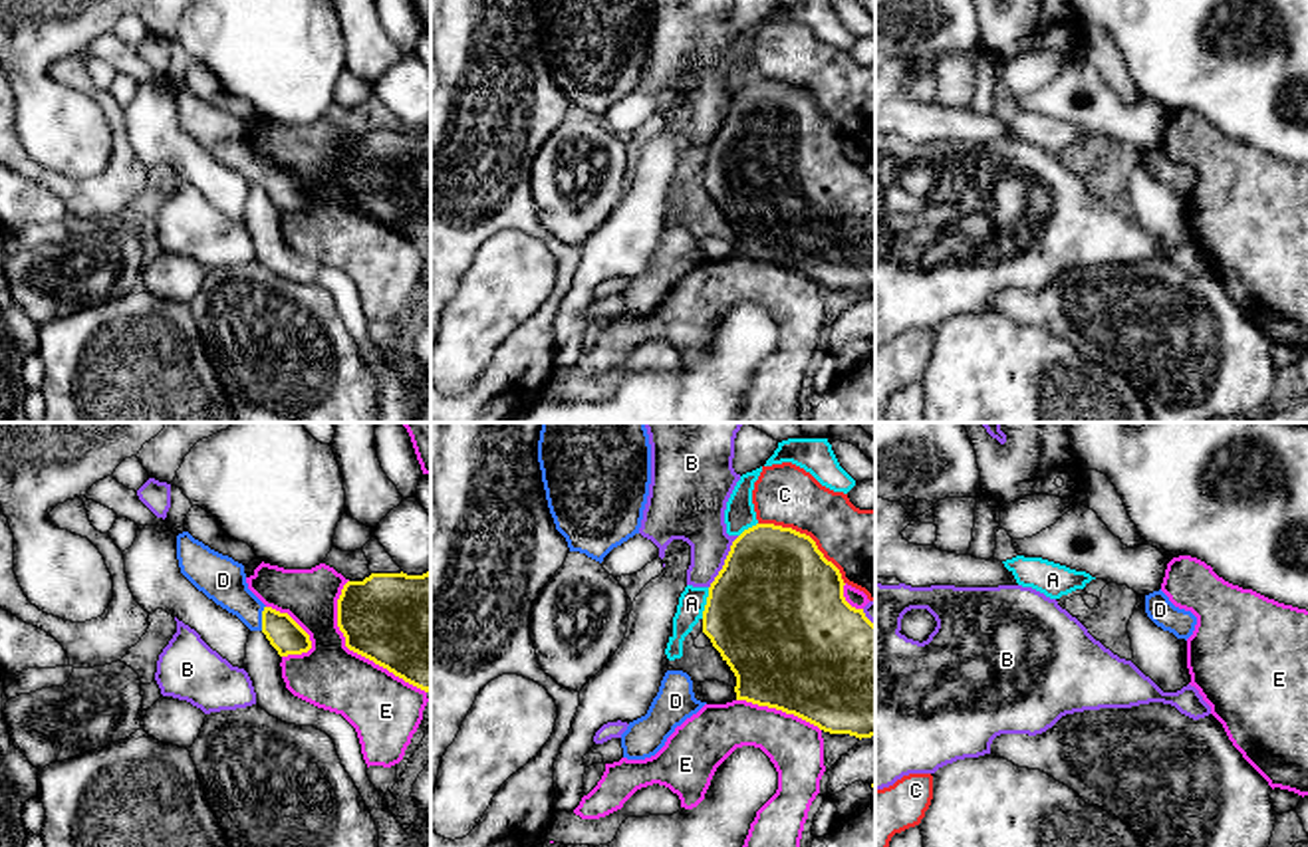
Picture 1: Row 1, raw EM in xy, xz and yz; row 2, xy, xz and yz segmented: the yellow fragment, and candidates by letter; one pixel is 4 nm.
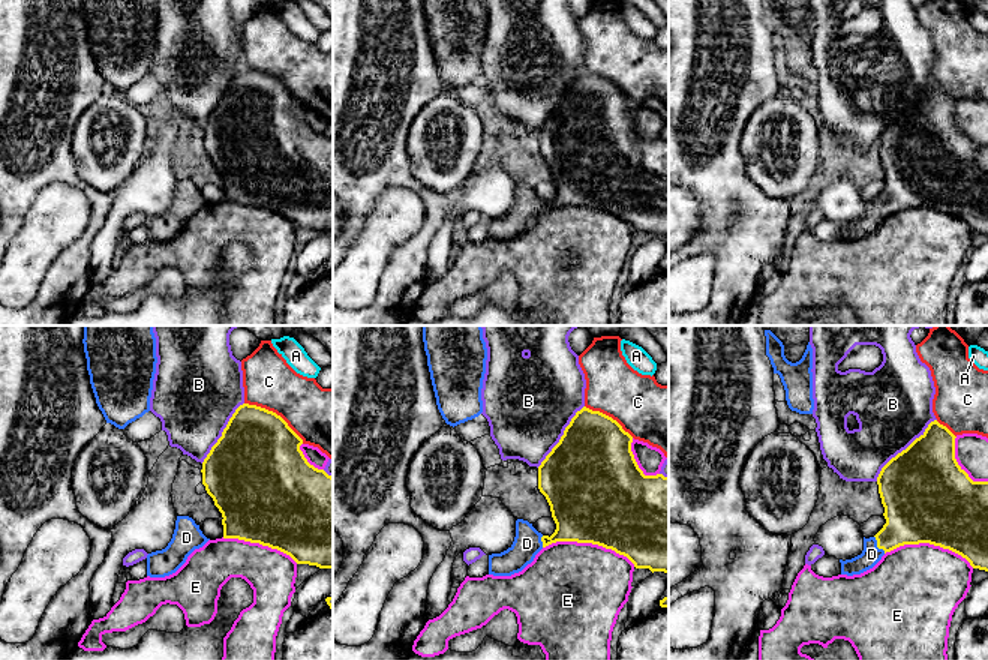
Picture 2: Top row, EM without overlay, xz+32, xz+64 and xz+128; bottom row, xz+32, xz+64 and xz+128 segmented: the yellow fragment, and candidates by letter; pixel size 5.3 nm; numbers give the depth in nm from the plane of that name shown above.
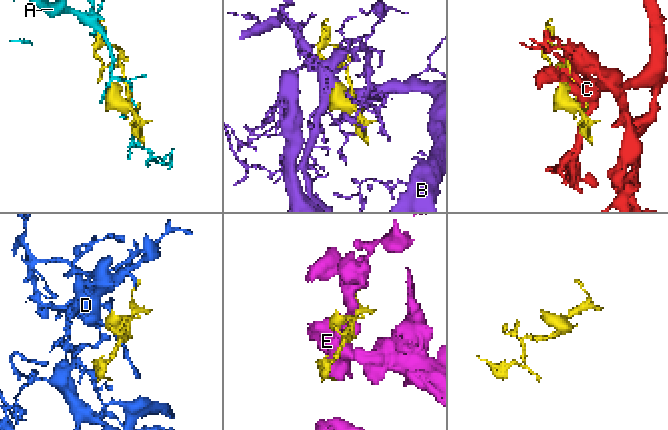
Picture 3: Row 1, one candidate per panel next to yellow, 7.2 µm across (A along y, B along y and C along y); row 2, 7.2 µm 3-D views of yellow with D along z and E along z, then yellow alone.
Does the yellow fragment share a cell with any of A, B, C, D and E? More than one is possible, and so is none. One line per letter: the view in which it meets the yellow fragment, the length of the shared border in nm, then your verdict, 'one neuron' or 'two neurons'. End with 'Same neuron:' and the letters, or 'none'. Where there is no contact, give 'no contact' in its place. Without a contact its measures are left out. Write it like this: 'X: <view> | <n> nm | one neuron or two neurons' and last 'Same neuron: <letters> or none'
A: xz | 130 nm | two neurons
B: xz | 240 nm | two neurons
C: xz | 440 nm | two neurons
D: xy | 110 nm | one neuron
E: xy | 550 nm | two neurons
Same neuron: D

